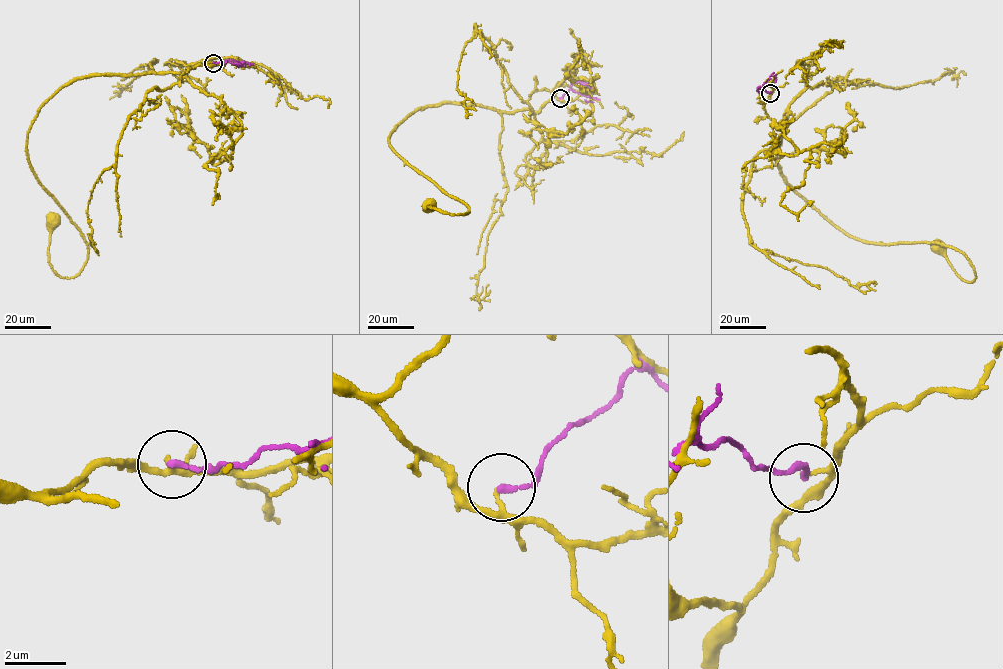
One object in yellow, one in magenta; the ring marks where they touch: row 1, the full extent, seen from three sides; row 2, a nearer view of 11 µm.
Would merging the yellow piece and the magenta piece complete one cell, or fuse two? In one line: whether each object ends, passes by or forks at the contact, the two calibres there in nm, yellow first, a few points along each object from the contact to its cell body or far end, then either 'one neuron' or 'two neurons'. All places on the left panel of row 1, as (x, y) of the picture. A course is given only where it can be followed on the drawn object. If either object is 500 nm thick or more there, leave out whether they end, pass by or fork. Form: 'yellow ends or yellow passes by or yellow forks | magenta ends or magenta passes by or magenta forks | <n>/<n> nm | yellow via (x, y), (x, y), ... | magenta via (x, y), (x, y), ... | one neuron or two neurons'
yellow passes by | magenta ends | 110/200 nm | yellow via (213, 62), (177, 83), (77, 77), (46, 101), (26, 151), (86, 244), (72, 277), (49, 263), (53, 219) | magenta via (213, 63), (232, 60), (247, 63), (238, 67) | two neurons

